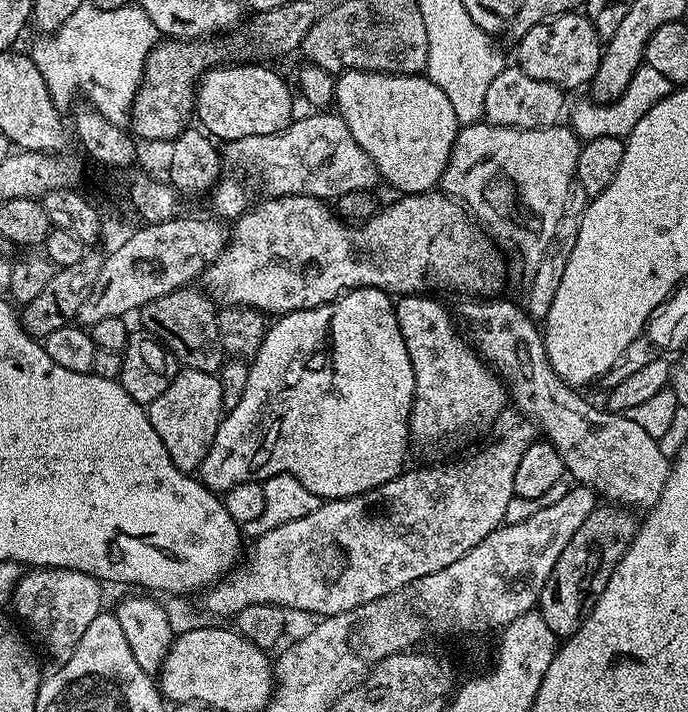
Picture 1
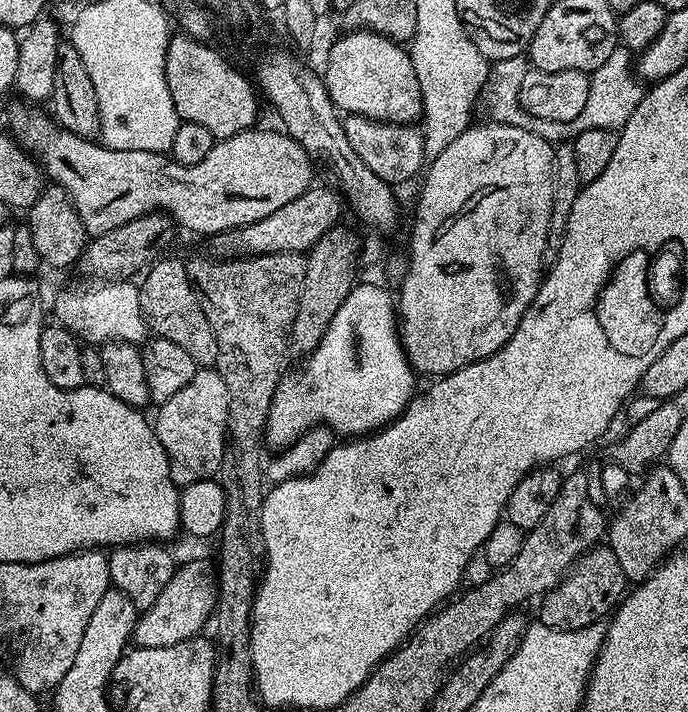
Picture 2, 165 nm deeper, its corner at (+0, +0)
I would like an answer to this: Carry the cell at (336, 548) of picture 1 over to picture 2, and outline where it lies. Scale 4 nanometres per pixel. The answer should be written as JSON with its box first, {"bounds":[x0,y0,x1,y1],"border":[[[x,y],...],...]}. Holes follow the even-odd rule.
{"bounds":[132,561,217,648],"border":[[[202,561],[193,564],[181,563],[177,567],[174,578],[162,586],[162,594],[154,598],[148,608],[139,613],[136,626],[132,629],[132,640],[138,648],[161,648],[174,646],[191,636],[203,633],[208,615],[216,608],[217,577],[208,573],[208,568]]]}

